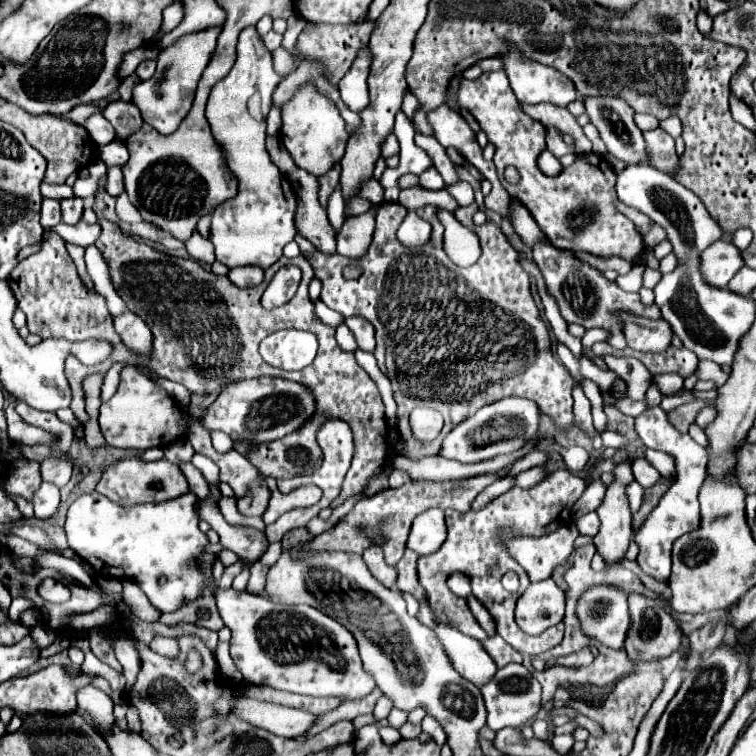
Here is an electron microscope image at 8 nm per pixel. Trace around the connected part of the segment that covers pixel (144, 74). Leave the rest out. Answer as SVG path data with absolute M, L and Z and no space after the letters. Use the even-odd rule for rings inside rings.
M144 60L144 62L136 68L136 74L138 74L140 80L148 80L154 72L156 72L156 62L154 62L154 60Z

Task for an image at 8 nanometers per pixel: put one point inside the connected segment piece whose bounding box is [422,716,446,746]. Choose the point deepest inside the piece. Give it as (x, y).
(429, 726)

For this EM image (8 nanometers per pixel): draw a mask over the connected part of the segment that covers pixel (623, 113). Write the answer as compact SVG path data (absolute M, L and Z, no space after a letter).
M596 96L586 100L584 106L586 106L586 114L590 116L590 122L598 128L600 138L604 140L612 156L616 156L626 164L646 164L650 160L646 152L646 140L642 136L642 130L636 126L634 110L626 104L626 100L622 102L620 98L612 98L612 96Z

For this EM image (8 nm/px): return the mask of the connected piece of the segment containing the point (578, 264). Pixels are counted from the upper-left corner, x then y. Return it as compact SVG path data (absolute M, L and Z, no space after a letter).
M536 242L532 246L532 258L538 264L548 292L558 300L560 312L566 314L568 322L580 324L584 328L606 328L606 330L622 330L622 320L618 312L632 312L632 314L646 314L646 316L660 316L658 306L642 306L638 294L630 294L618 288L616 282L604 278L602 272L592 268L590 264L578 260L568 250L558 250L550 242Z

